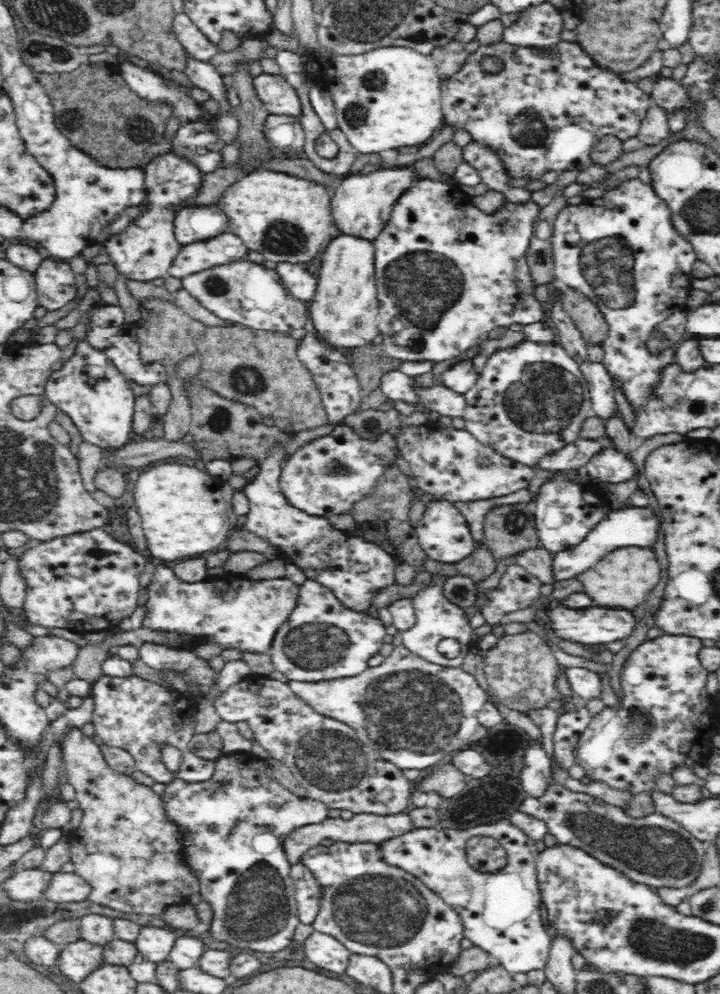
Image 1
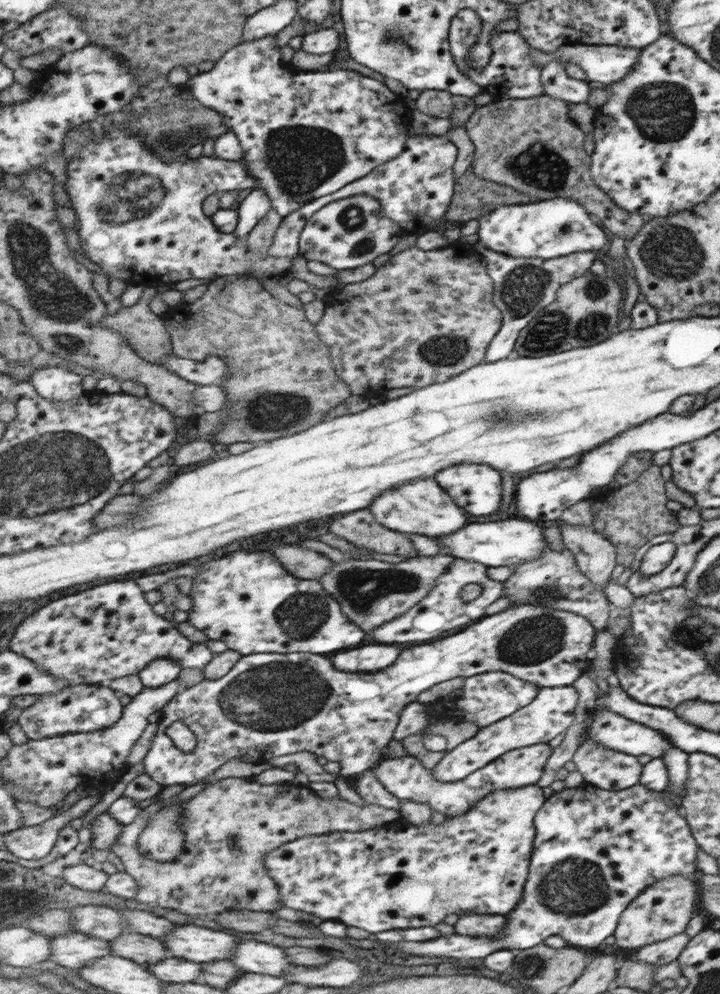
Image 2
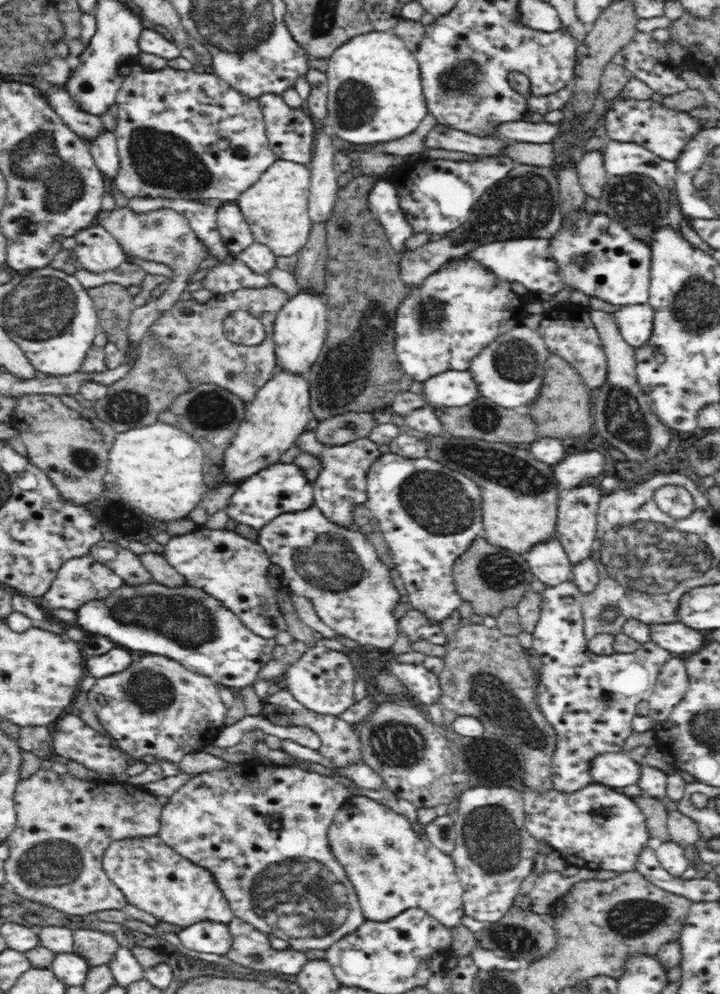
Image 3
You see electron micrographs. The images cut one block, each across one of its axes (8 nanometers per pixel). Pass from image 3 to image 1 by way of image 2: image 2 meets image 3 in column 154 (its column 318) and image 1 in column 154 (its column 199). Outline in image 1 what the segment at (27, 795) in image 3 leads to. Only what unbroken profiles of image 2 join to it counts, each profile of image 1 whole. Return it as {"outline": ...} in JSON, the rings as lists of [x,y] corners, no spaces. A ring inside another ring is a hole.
{"outline":[[[71,725],[66,728],[60,747],[63,754],[63,780],[75,788],[75,799],[80,804],[79,808],[84,811],[80,826],[67,834],[67,841],[71,844],[74,872],[84,877],[92,886],[88,899],[120,912],[160,917],[169,906],[185,904],[192,894],[200,892],[198,879],[187,870],[186,863],[179,856],[181,844],[177,830],[166,817],[161,795],[152,791],[148,785],[138,783],[131,776],[112,770],[105,762],[99,745],[85,736],[80,726]]]}

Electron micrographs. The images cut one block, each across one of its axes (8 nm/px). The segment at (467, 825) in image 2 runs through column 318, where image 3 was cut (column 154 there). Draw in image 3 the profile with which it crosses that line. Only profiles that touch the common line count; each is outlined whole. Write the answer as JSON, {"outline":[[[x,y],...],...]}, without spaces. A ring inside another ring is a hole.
{"outline":[[[158,835],[114,841],[106,850],[102,865],[128,902],[152,914],[159,922],[188,928],[205,920],[228,925],[235,917],[214,873],[205,865],[178,854]]]}

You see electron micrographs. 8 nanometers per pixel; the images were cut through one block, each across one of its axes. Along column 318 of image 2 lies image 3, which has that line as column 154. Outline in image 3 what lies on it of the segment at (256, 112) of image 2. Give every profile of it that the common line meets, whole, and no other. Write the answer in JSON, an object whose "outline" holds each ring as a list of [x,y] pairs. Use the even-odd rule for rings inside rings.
{"outline":[[[138,64],[124,80],[116,96],[118,125],[114,130],[120,168],[114,180],[116,188],[128,200],[155,198],[170,200],[221,200],[236,202],[263,172],[277,161],[266,134],[259,100],[234,90],[216,74],[174,70],[166,67],[144,72]]]}

